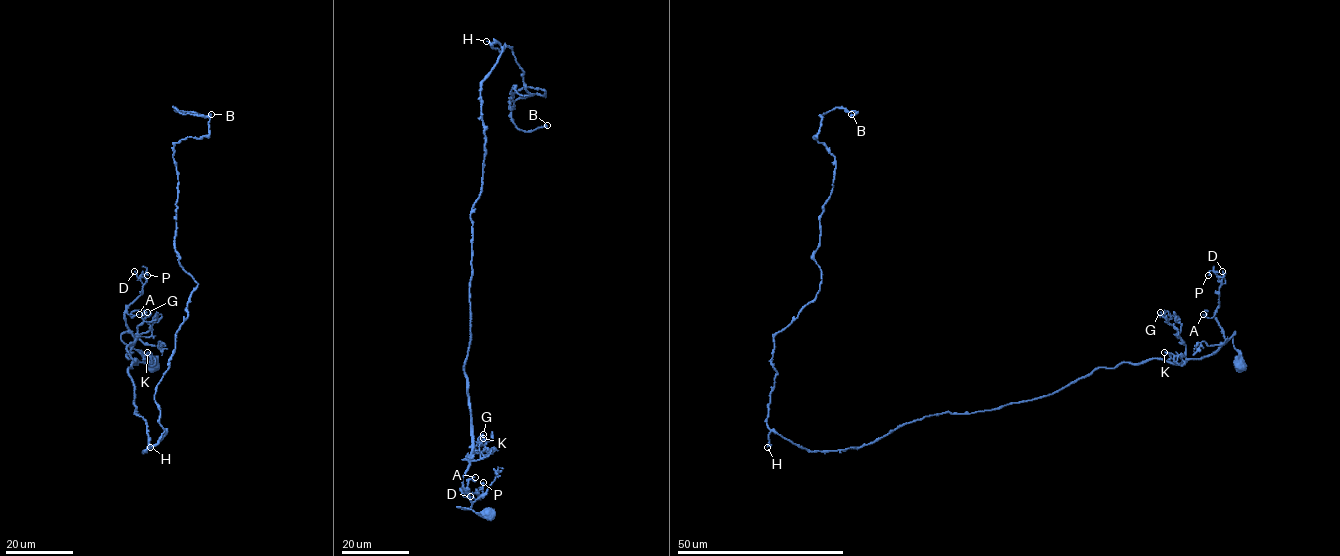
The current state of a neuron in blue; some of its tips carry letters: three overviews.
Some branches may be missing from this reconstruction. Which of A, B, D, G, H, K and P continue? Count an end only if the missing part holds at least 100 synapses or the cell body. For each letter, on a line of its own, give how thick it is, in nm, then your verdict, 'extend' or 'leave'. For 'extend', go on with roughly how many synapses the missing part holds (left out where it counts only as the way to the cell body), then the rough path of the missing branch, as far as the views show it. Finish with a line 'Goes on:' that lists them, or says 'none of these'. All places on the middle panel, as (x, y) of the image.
A: 110 nm thick; leave
B: 480 nm thick; leave
D: 130 nm thick; leave
G: 130 nm thick; leave
H: 190 nm thick; extend; about 170 synapses
K: 120 nm thick; leave
P: 240 nm thick; leave
Goes on: H

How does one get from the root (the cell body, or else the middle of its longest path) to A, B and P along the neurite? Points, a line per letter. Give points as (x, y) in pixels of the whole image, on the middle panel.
A: (490, 513), (457, 507), (470, 507), (470, 500), (460, 489), (464, 489), (475, 477)
B: (490, 513), (457, 507), (496, 40), (533, 94), (509, 108), (545, 96), (512, 121), (547, 125)
P: (490, 513), (457, 507), (471, 505), (460, 489), (481, 496), (476, 492), (483, 482)

